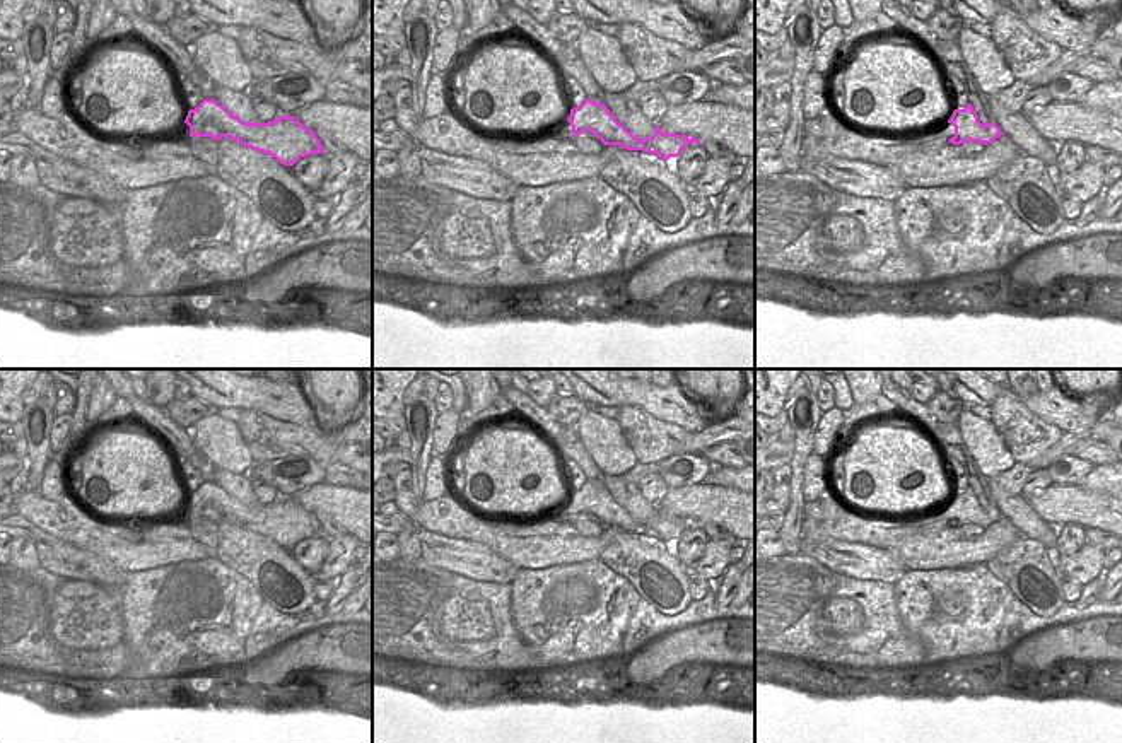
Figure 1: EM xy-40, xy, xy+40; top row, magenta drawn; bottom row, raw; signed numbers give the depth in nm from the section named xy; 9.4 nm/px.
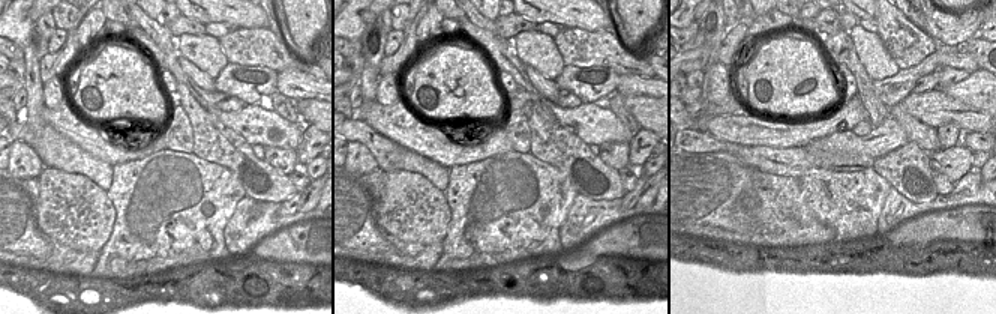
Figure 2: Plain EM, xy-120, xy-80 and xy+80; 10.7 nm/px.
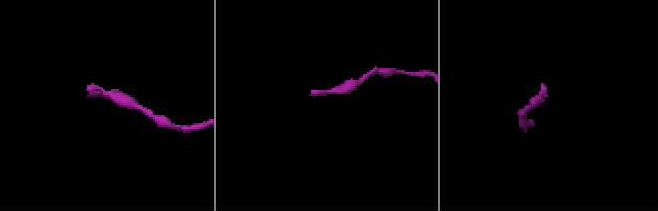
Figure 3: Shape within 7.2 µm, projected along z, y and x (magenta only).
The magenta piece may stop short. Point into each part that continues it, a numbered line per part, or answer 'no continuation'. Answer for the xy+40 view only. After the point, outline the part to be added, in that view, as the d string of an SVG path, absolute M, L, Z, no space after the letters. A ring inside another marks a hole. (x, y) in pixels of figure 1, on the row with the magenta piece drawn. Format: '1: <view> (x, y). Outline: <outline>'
1: xy+40 (946, 132). Outline: M946 123L944 126L941 126L936 132L917 135L917 137L912 137L910 140L902 138L902 142L897 143L895 149L909 145L909 143L927 143L927 142L932 142L932 140L950 140L951 137L955 137L955 126L953 126L953 123Z

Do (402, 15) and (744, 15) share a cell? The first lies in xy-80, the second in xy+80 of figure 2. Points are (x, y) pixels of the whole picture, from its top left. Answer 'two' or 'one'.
two

